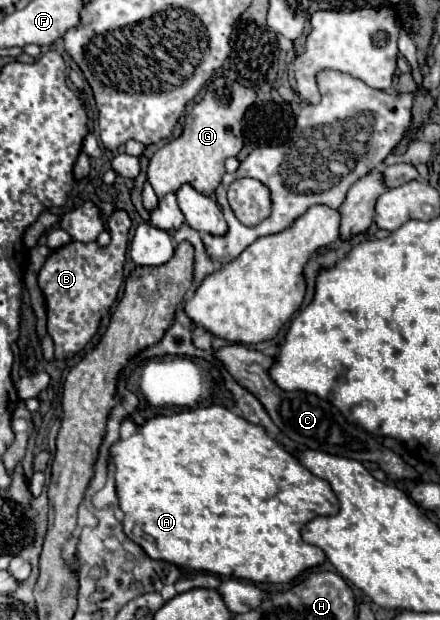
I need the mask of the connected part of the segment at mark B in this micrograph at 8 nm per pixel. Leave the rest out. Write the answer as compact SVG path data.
M114 210L108 218L108 232L112 236L108 246L100 246L98 242L68 242L66 246L54 250L50 258L46 260L44 268L38 274L38 284L46 300L46 314L48 314L48 334L54 340L56 358L66 360L74 358L98 332L100 320L108 314L110 306L116 302L120 284L124 280L124 260L126 260L126 248L128 248L128 232L130 232L130 216L126 210Z

